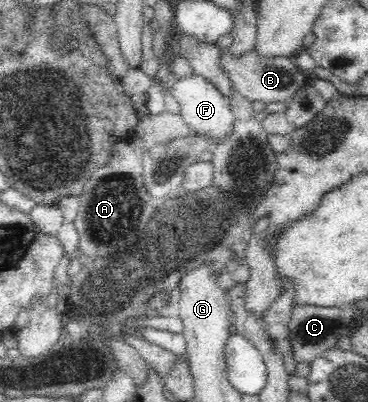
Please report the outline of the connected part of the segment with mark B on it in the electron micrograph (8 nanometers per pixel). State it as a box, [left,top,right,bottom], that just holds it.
[215,44,310,103]

